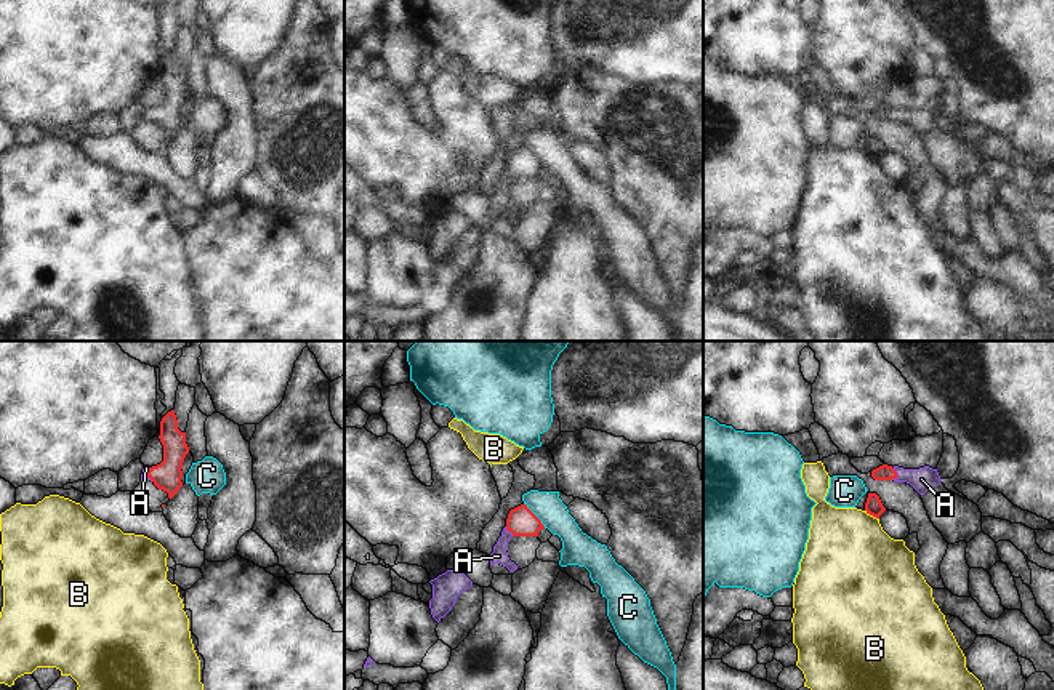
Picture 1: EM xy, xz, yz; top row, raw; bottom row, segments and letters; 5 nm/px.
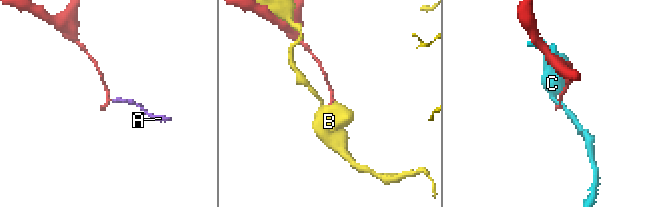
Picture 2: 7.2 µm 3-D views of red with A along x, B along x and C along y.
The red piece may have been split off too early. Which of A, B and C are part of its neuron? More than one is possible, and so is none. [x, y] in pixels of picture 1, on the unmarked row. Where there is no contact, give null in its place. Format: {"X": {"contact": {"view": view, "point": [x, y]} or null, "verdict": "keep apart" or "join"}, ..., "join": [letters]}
{"A": {"contact": {"view": "yz", "point": [896, 116]}, "verdict": "join"}, "B": {"contact": {"view": "yz", "point": [872, 156]}, "verdict": "keep apart"}, "C": {"contact": {"view": "xz", "point": [535, 157]}, "verdict": "keep apart"}, "join": ["A"]}

